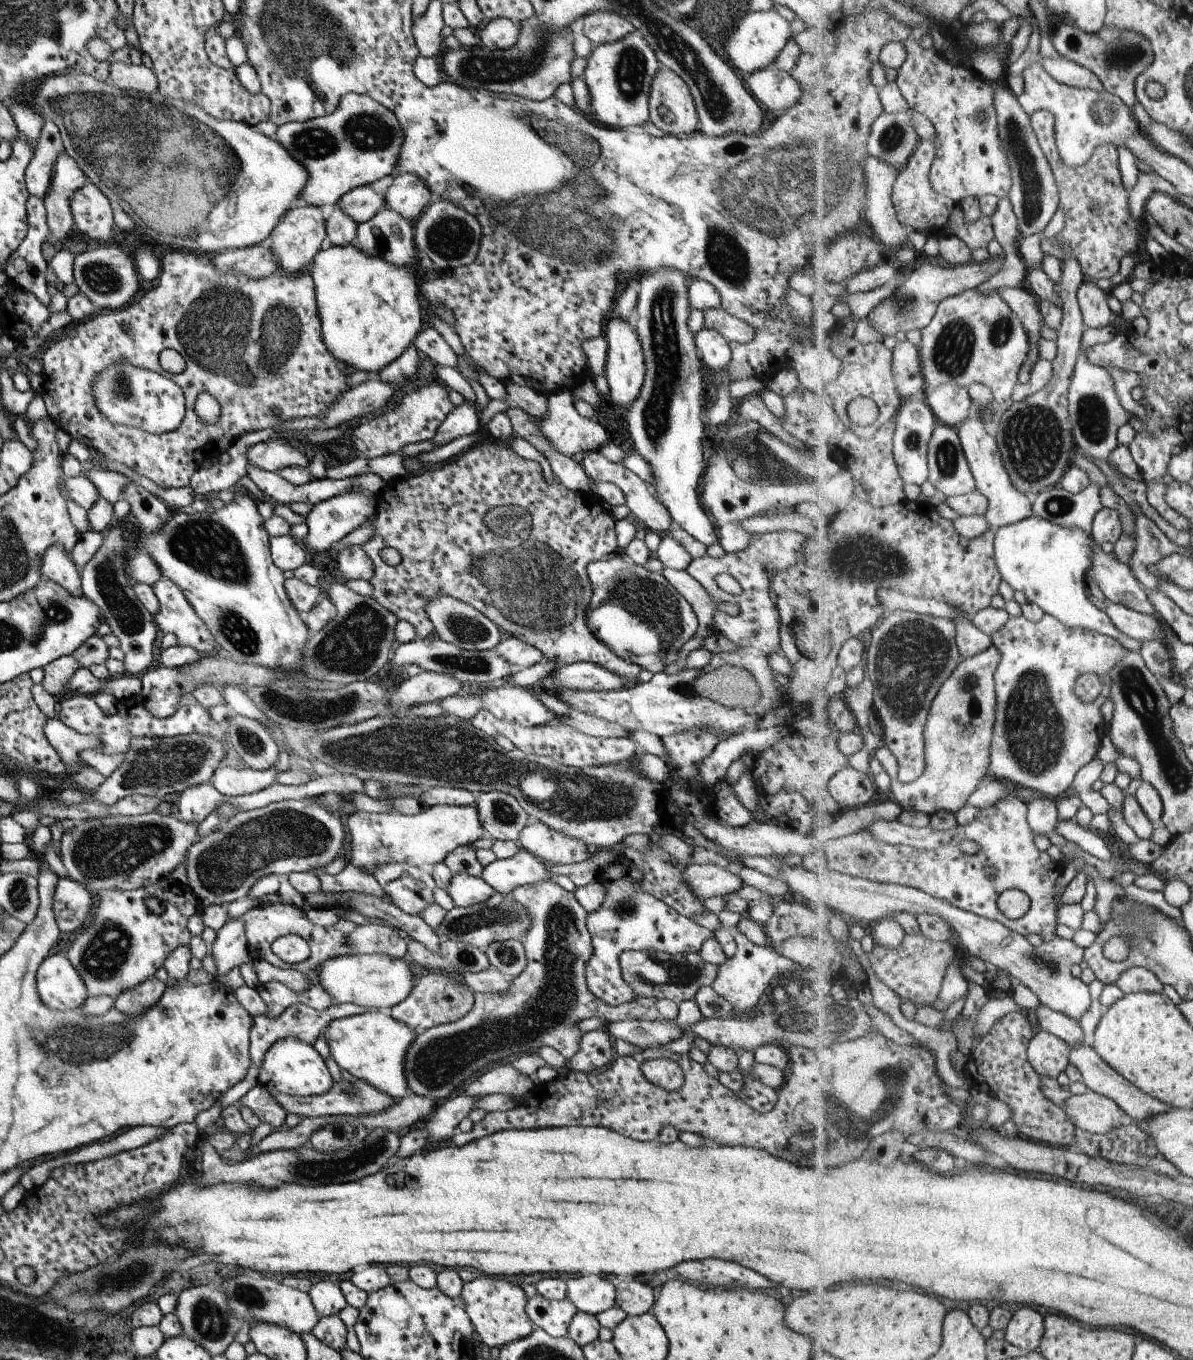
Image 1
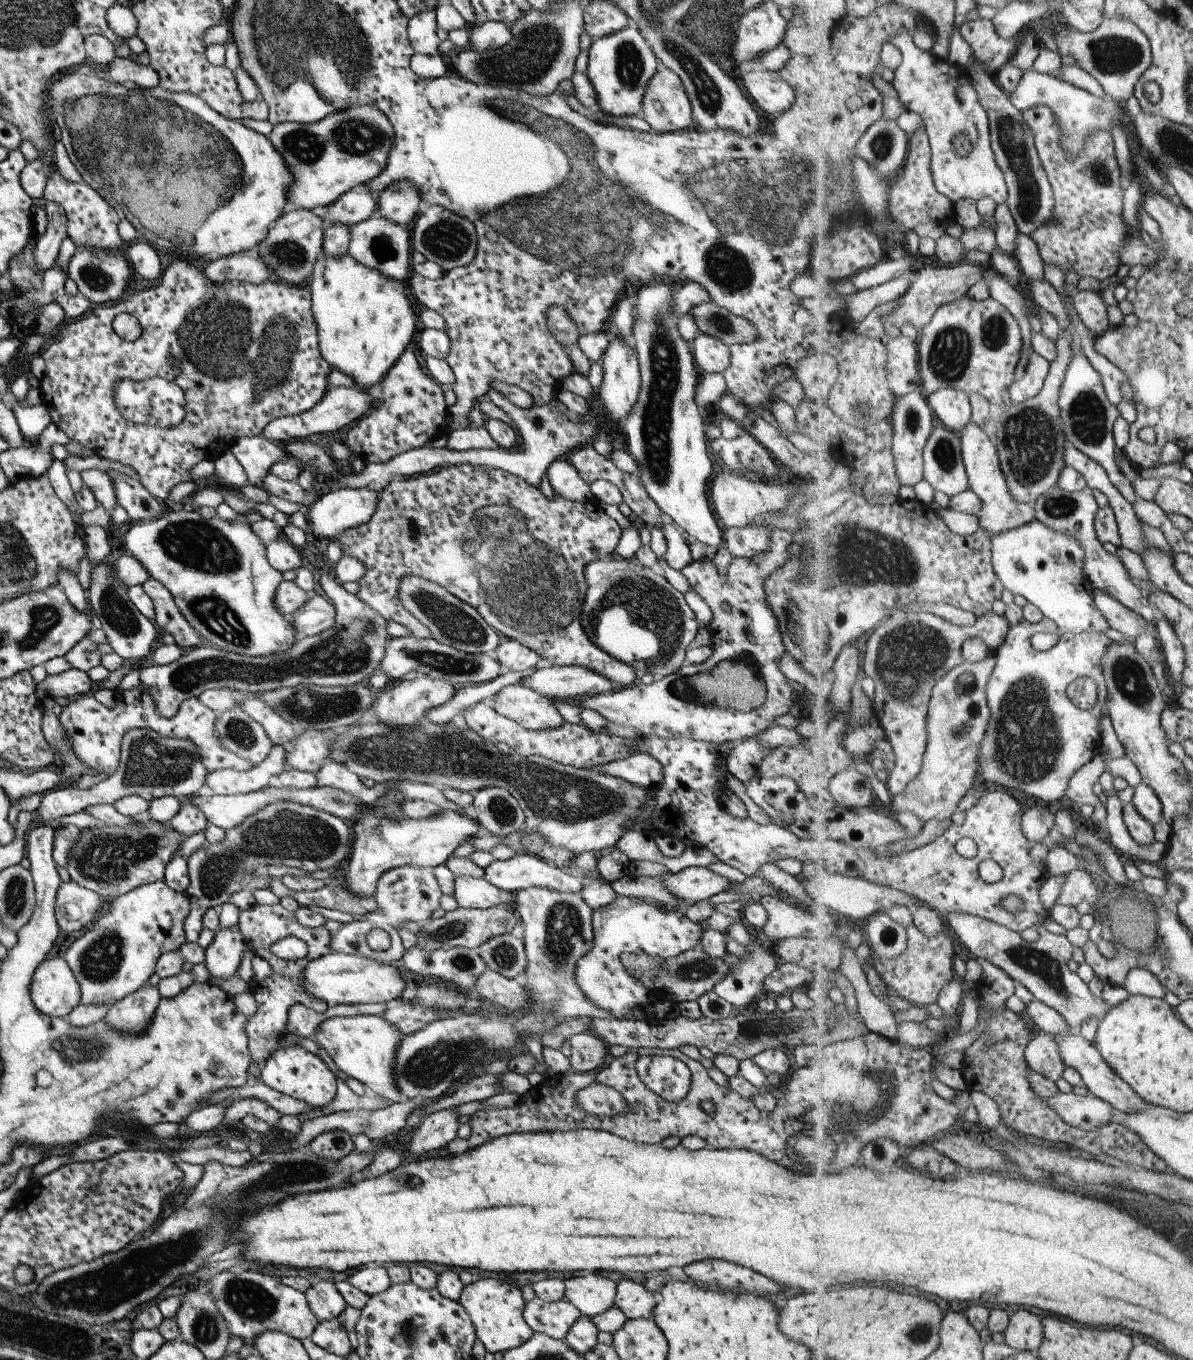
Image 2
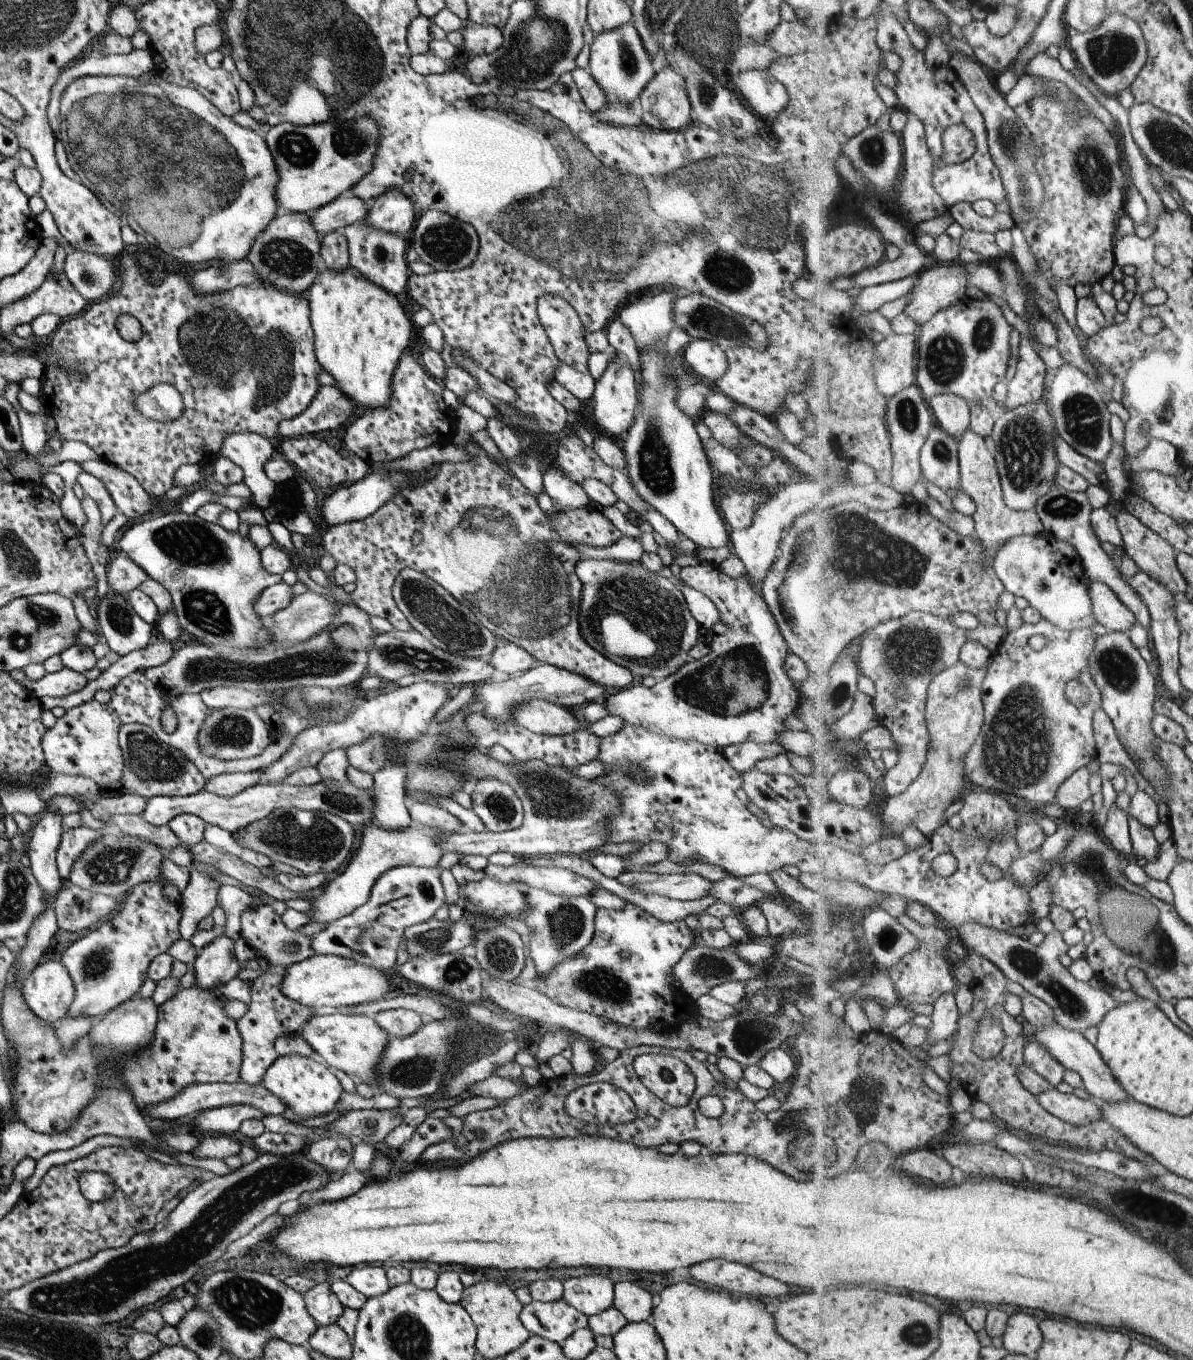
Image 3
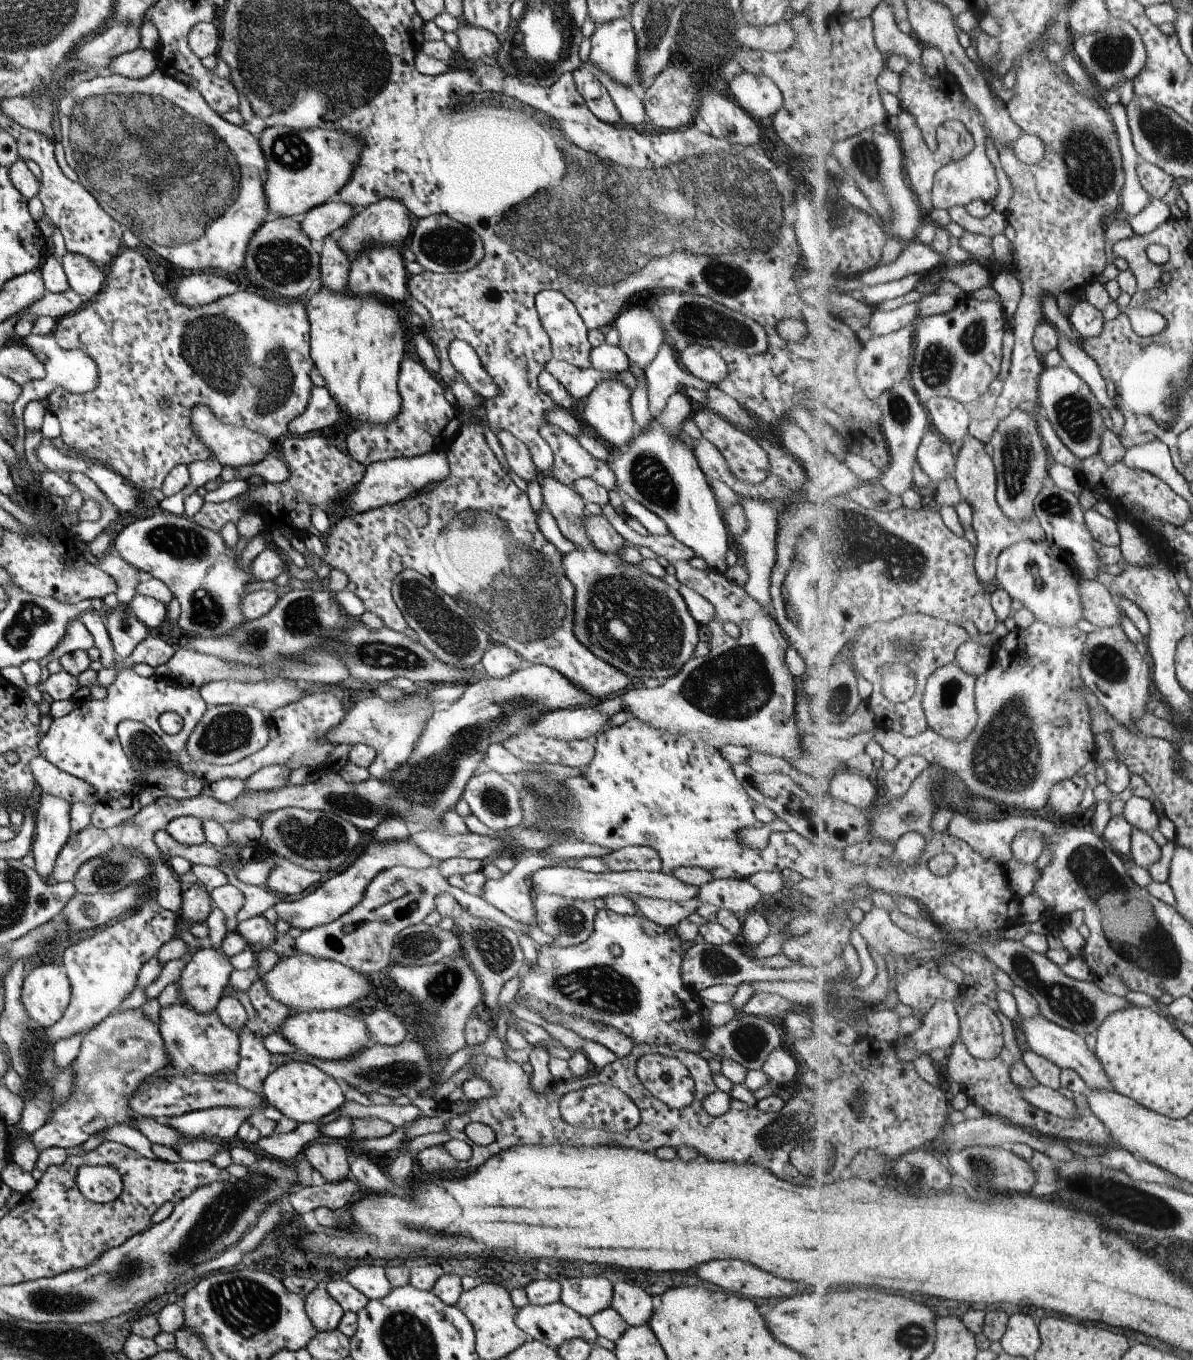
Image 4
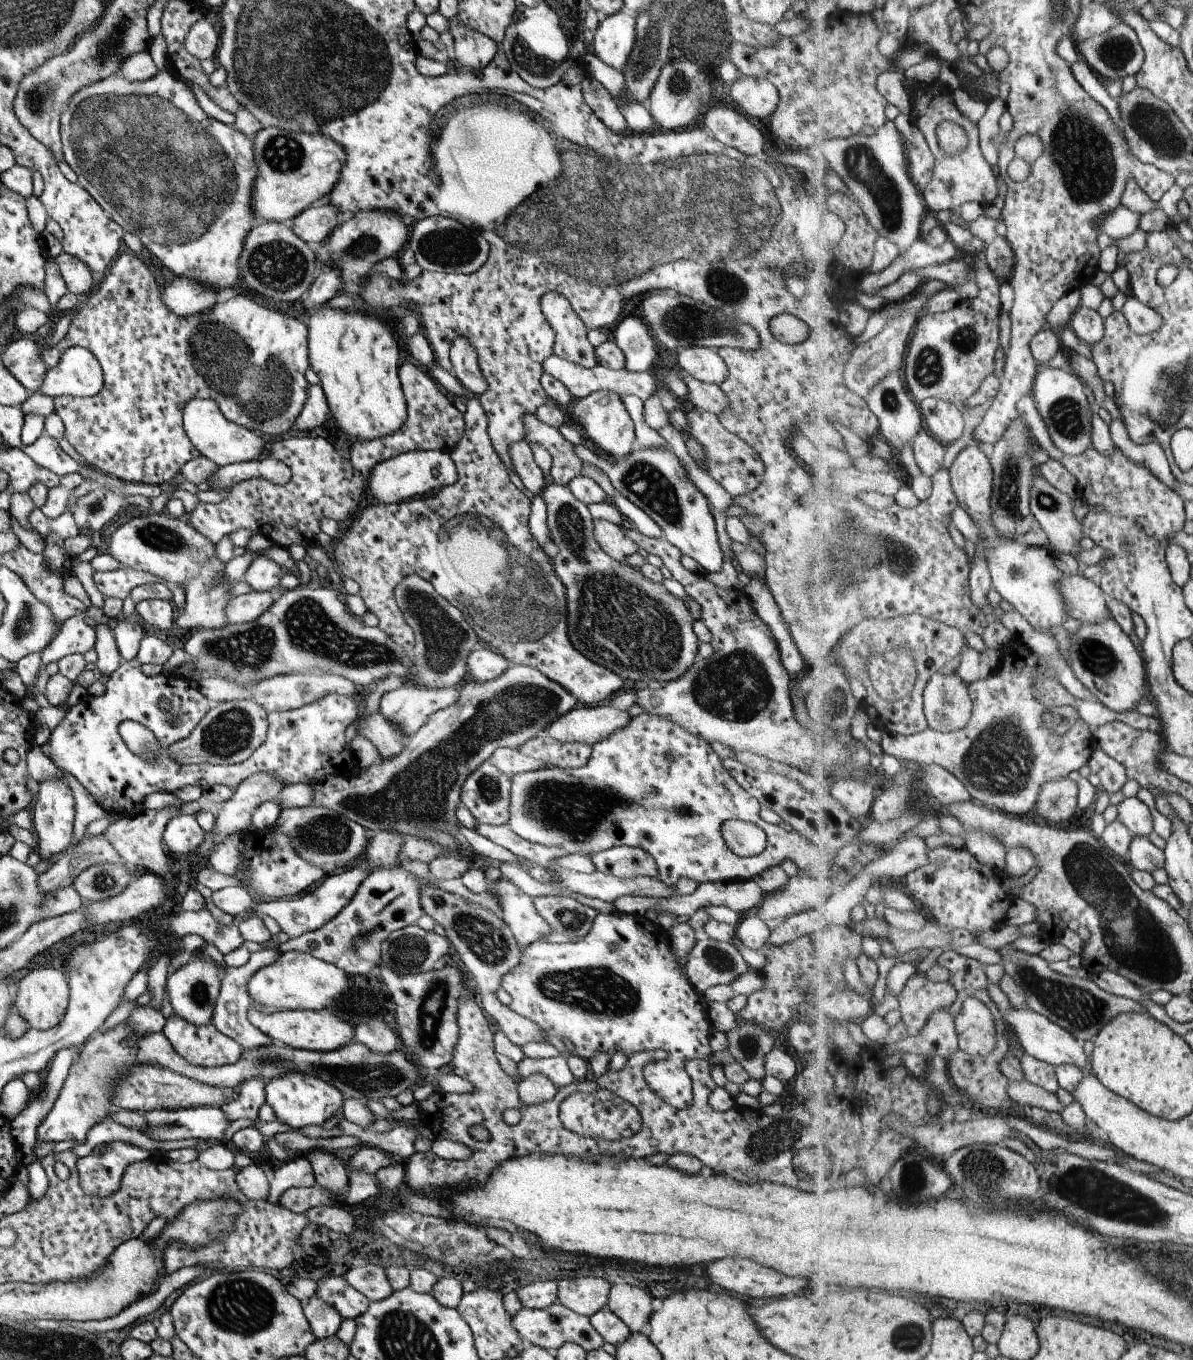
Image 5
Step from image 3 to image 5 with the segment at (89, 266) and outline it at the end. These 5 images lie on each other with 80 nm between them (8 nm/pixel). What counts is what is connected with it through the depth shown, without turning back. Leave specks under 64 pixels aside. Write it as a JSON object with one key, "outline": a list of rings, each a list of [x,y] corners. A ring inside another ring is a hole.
{"outline":[[[61,252],[51,258],[57,263],[67,291],[78,296],[87,296],[97,286],[98,281],[95,276],[91,274],[87,265],[84,265],[77,257]]]}

